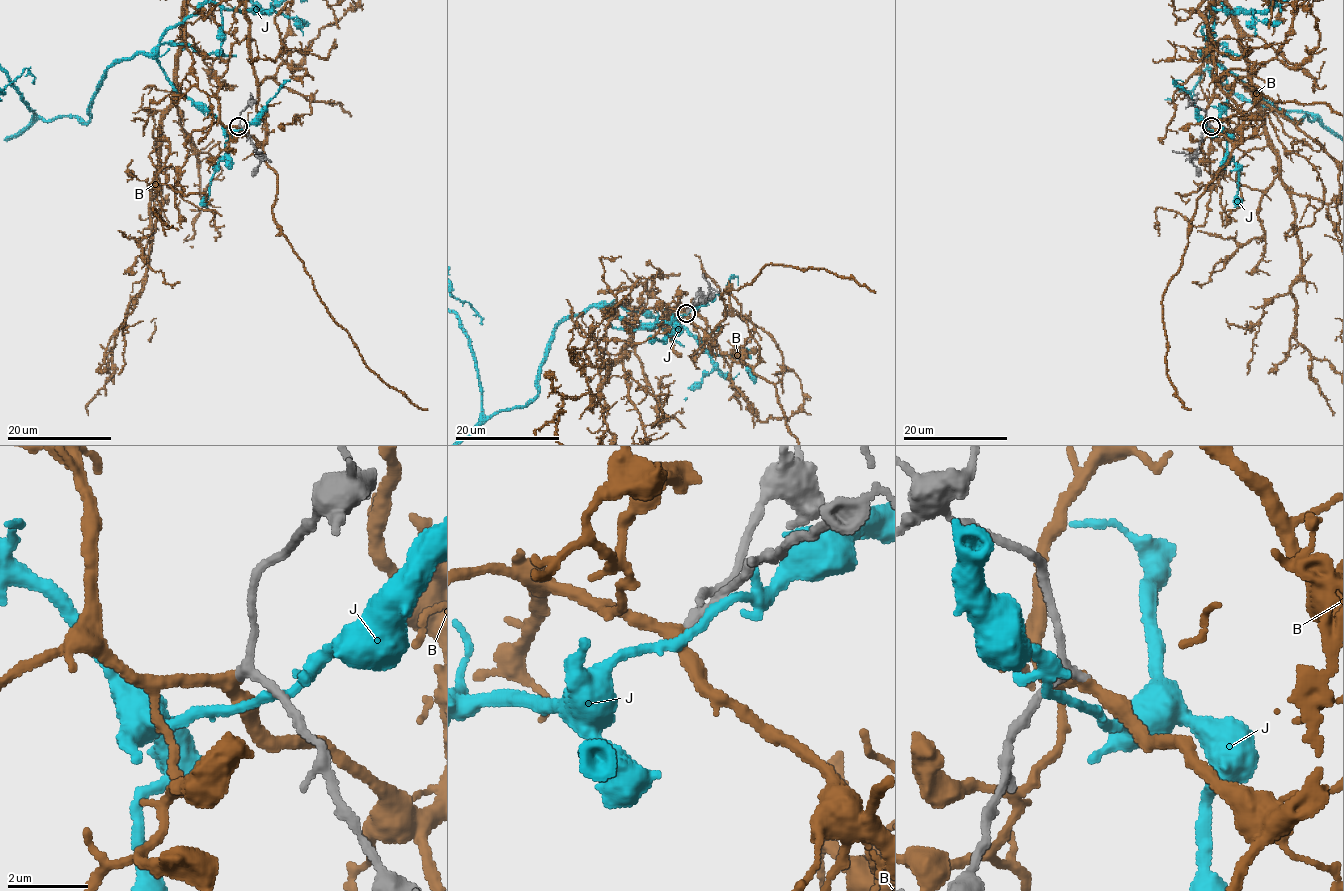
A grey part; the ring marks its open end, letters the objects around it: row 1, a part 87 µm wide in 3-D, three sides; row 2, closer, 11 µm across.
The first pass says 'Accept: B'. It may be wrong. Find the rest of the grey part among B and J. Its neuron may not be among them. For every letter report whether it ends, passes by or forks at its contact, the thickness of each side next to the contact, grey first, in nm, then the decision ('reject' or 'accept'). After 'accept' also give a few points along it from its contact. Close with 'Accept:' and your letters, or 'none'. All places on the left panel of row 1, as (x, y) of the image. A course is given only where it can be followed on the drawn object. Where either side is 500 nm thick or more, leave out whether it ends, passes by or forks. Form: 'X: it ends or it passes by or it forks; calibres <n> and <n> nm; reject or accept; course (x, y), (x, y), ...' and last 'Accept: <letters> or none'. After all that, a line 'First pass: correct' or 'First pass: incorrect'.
B: it passes by; calibres 200 and 320 nm; accept
J: it forks; calibres 200 and 220 nm; reject
Accept: B
First pass: correct

